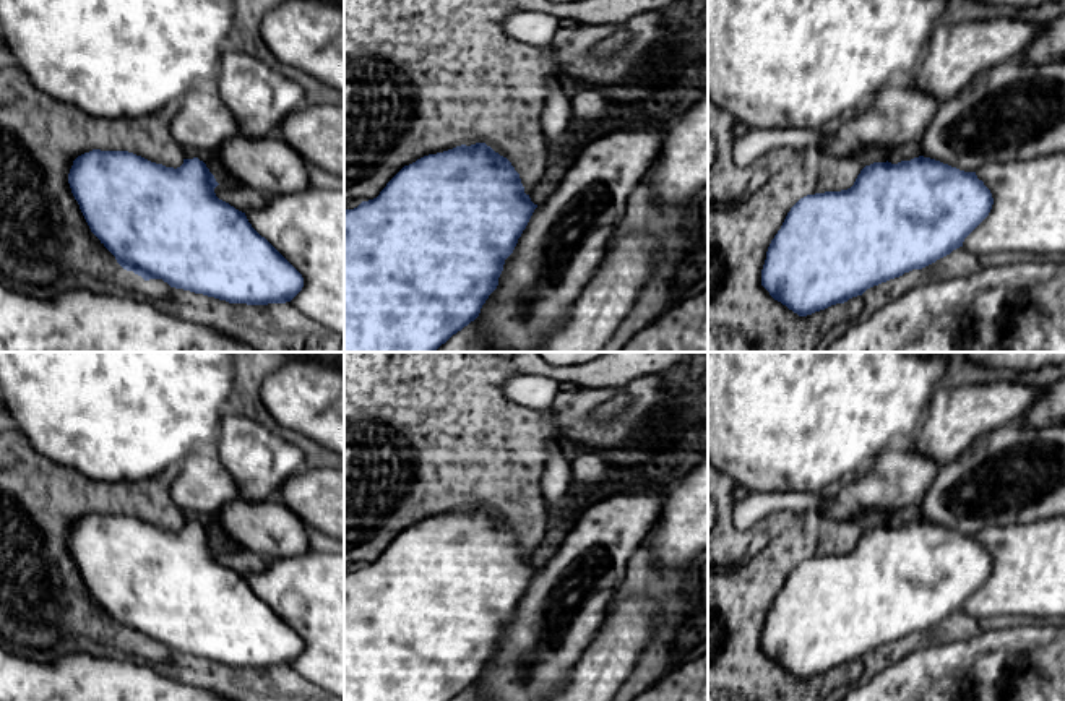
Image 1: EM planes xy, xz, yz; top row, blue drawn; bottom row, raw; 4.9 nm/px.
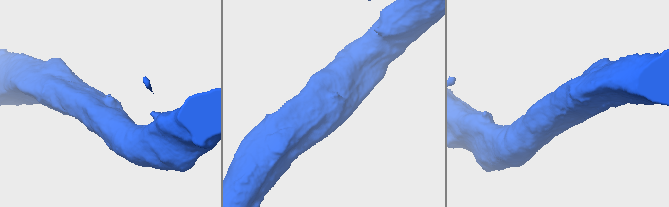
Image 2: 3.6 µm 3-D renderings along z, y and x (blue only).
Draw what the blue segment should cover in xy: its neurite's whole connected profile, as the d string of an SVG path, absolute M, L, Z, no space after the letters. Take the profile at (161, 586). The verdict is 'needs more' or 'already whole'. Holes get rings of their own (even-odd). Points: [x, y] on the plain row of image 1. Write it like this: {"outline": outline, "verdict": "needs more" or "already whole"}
{"outline": "M93 513L73 524L68 547L91 596L123 633L144 644L162 643L175 652L247 669L286 667L304 651L302 638L252 591L245 576L216 560L219 547L195 514L187 514L183 527L174 532L128 514Z", "verdict": "needs more"}

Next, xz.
{"outline": "M485 506L461 508L404 529L377 561L344 573L344 701L451 701L461 695L479 680L482 669L497 652L505 623L513 617L536 571L511 526Z", "verdict": "already whole"}

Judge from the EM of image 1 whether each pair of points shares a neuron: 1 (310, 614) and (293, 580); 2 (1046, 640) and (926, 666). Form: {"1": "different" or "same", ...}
{"1": "same", "2": "same"}

